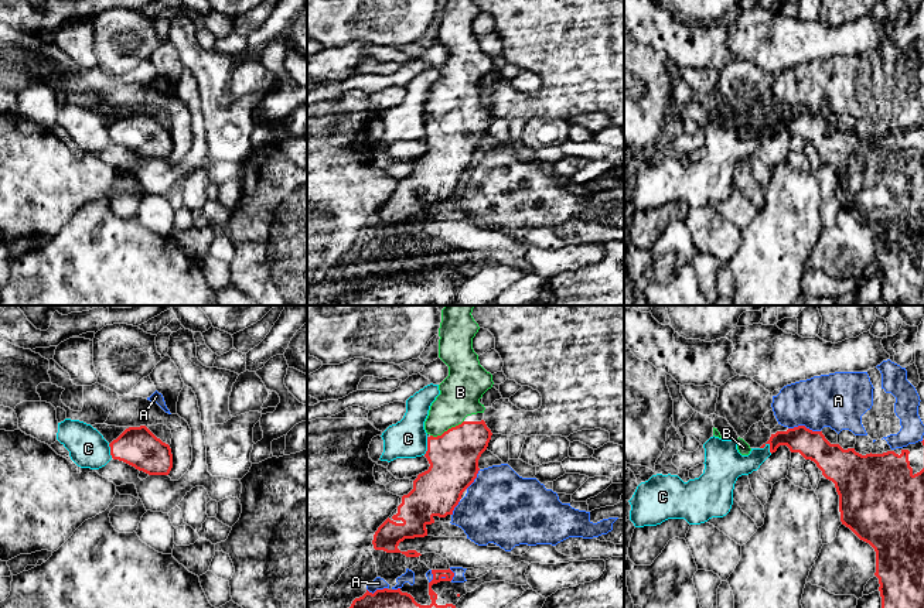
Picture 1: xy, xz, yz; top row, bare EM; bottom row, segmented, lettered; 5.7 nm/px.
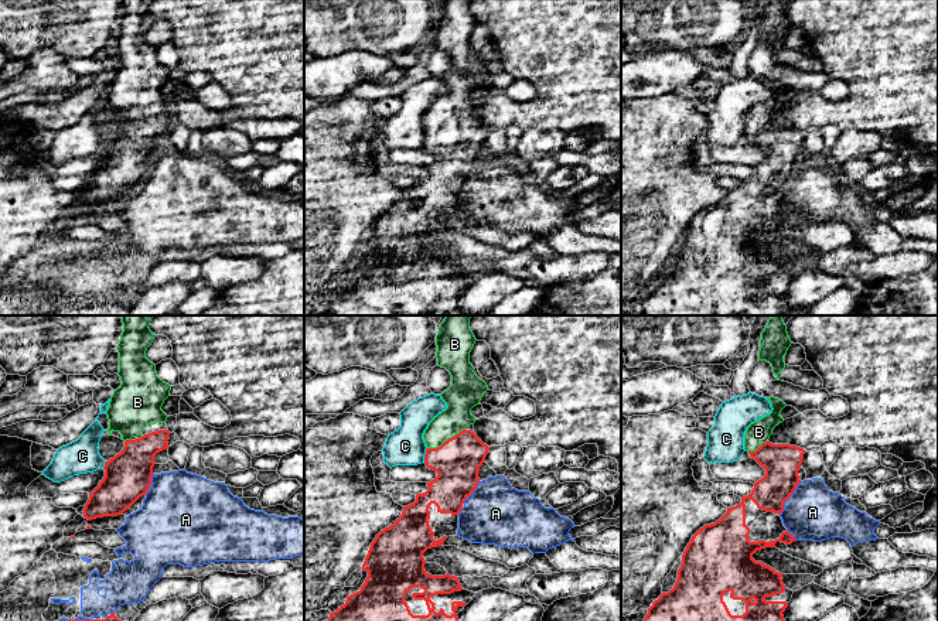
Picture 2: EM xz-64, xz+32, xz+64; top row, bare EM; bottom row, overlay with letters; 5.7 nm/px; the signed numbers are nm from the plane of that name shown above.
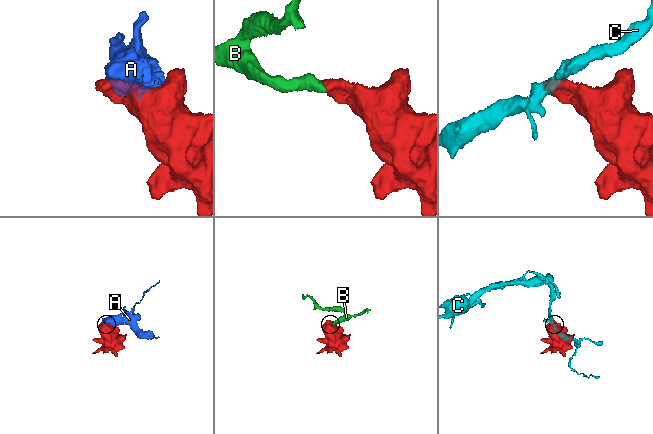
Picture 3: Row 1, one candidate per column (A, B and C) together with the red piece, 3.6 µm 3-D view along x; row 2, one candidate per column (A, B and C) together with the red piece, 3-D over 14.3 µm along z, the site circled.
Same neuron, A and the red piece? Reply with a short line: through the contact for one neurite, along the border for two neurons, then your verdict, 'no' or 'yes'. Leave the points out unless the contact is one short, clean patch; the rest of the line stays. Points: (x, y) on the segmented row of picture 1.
no

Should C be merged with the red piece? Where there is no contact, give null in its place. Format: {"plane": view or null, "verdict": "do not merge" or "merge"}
{"plane": "yz", "verdict": "do not merge"}

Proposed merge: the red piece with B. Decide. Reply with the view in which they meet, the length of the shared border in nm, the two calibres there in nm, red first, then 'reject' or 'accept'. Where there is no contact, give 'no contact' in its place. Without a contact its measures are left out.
xz | 220 nm | 280/240 nm | accept

